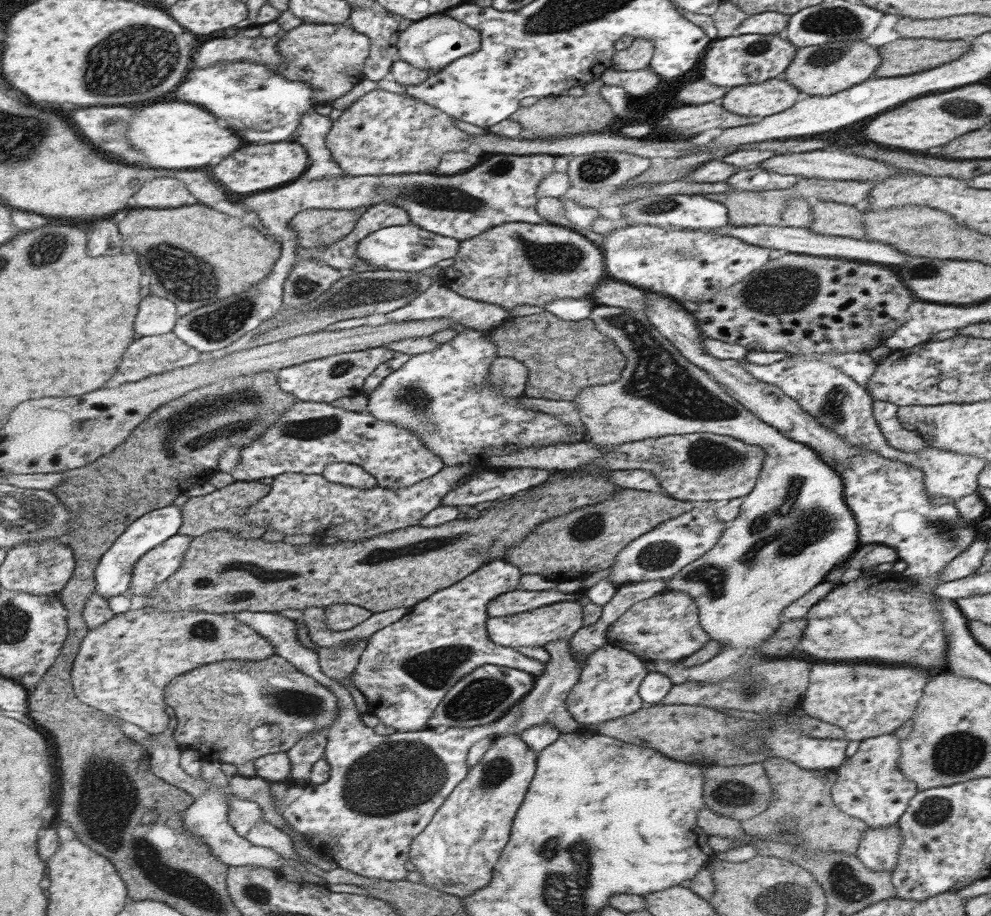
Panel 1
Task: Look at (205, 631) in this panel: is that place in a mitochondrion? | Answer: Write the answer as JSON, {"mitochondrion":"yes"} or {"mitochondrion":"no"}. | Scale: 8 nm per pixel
{"mitochondrion":"yes"}

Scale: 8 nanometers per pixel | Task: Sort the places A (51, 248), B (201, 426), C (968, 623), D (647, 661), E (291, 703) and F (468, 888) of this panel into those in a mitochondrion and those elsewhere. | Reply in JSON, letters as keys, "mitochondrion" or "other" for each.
{"A":"mitochondrion","B":"mitochondrion","C":"other","D":"other","E":"mitochondrion","F":"other"}

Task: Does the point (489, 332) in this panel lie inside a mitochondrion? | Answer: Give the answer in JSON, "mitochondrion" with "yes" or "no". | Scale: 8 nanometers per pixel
{"mitochondrion":"no"}

